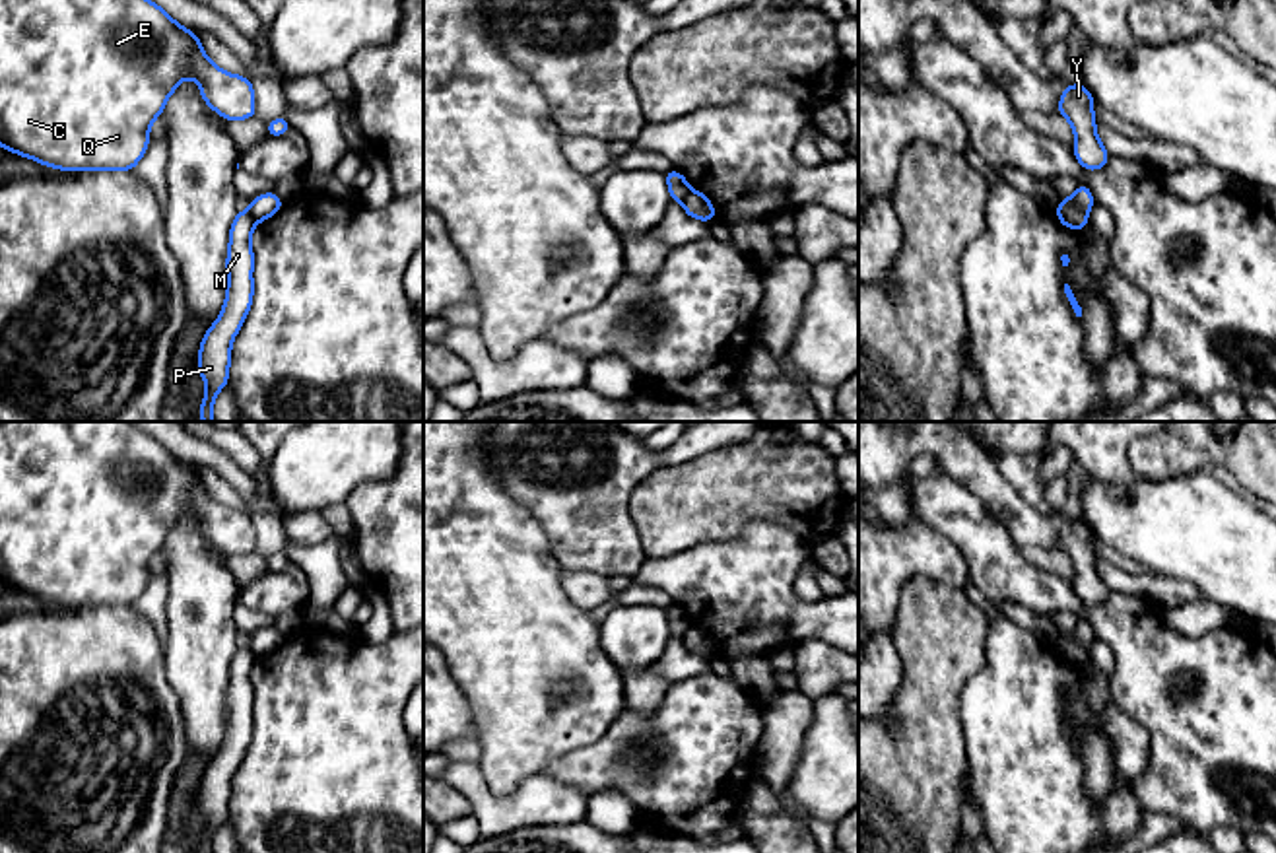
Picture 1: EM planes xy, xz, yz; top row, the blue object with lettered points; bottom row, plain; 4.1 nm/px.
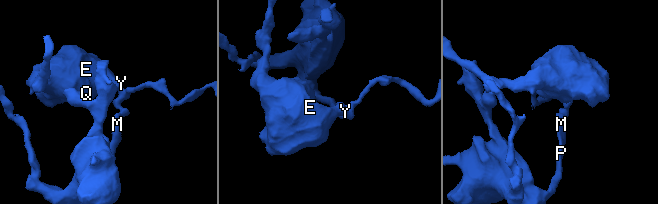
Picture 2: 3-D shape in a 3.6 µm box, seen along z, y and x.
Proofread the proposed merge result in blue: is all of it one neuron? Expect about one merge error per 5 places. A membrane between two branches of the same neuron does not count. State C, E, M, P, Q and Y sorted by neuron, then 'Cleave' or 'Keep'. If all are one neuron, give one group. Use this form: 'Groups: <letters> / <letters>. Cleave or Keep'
Groups: C E Q Y / M P. Cleave

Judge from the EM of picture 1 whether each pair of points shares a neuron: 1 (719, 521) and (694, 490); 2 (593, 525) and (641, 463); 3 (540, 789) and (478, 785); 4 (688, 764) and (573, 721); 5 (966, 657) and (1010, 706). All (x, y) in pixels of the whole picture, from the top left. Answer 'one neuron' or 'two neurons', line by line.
1: one neuron
2: one neuron
3: one neuron
4: two neurons
5: two neurons

